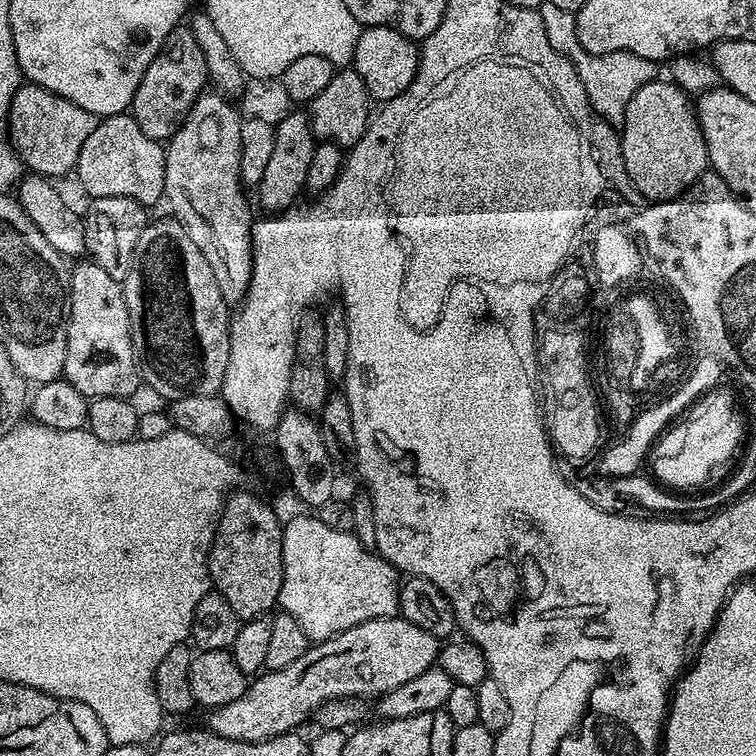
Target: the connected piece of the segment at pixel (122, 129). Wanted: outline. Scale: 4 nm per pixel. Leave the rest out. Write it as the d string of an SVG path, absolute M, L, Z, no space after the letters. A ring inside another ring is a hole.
M130 114L103 117L83 137L80 153L74 165L74 175L81 180L82 186L90 197L107 198L122 195L124 198L136 199L145 206L161 203L164 195L164 153L165 145L158 140L150 139L138 126L138 122Z

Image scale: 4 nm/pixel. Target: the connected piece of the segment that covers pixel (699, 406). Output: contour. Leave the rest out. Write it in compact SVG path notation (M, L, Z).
M724 387L708 389L671 427L660 433L650 453L650 472L661 485L672 490L696 488L711 476L723 477L733 467L732 459L737 459L746 444L746 416L740 413L735 394Z

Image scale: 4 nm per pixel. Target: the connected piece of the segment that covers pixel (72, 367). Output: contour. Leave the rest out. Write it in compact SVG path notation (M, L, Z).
M93 262L73 267L68 281L68 337L63 379L89 398L131 397L142 377L132 348L130 314L126 310L123 283L110 278Z

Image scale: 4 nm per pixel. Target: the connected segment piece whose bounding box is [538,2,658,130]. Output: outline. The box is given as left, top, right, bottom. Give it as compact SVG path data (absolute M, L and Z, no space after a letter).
M551 2L541 3L539 9L542 26L546 26L546 38L550 38L550 46L558 50L574 66L578 78L582 78L582 86L586 86L586 98L590 98L590 106L607 124L613 128L623 129L626 118L626 106L630 106L630 98L642 90L650 81L657 79L657 61L638 58L633 52L611 52L610 54L590 54L578 42L576 33L576 13L567 12L554 6Z

